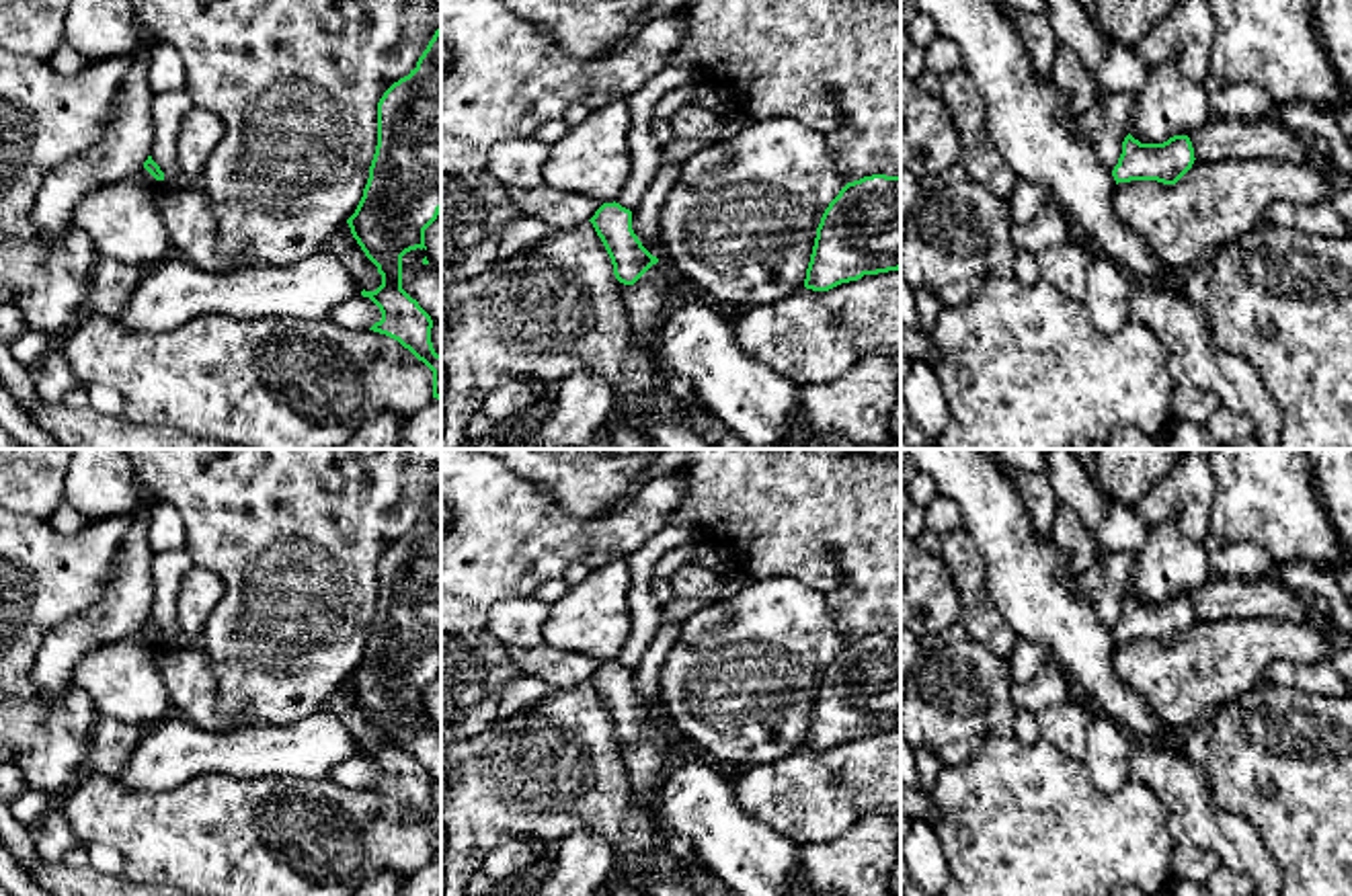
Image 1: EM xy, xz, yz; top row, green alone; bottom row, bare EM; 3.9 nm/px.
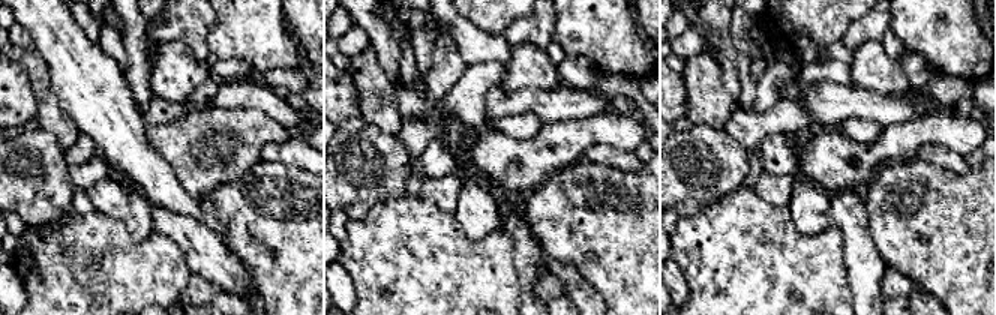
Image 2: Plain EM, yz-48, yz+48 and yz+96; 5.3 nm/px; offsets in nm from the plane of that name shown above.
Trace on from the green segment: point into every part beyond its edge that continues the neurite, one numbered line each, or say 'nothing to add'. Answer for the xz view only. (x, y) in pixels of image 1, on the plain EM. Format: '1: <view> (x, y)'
nothing to add

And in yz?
nothing to add

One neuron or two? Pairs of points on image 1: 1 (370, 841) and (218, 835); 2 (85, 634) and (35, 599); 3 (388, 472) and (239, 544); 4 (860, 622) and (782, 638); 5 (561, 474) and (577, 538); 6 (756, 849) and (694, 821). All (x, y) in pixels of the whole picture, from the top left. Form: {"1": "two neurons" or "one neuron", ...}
{"1": "one neuron", "2": "two neurons", "3": "one neuron", "4": "two neurons", "5": "two neurons", "6": "one neuron"}

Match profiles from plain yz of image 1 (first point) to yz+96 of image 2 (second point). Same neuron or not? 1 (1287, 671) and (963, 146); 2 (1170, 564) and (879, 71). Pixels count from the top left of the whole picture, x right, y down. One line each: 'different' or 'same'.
1: different
2: same

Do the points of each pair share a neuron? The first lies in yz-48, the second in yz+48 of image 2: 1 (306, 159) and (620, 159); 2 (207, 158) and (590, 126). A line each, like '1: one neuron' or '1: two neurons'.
1: one neuron
2: one neuron

